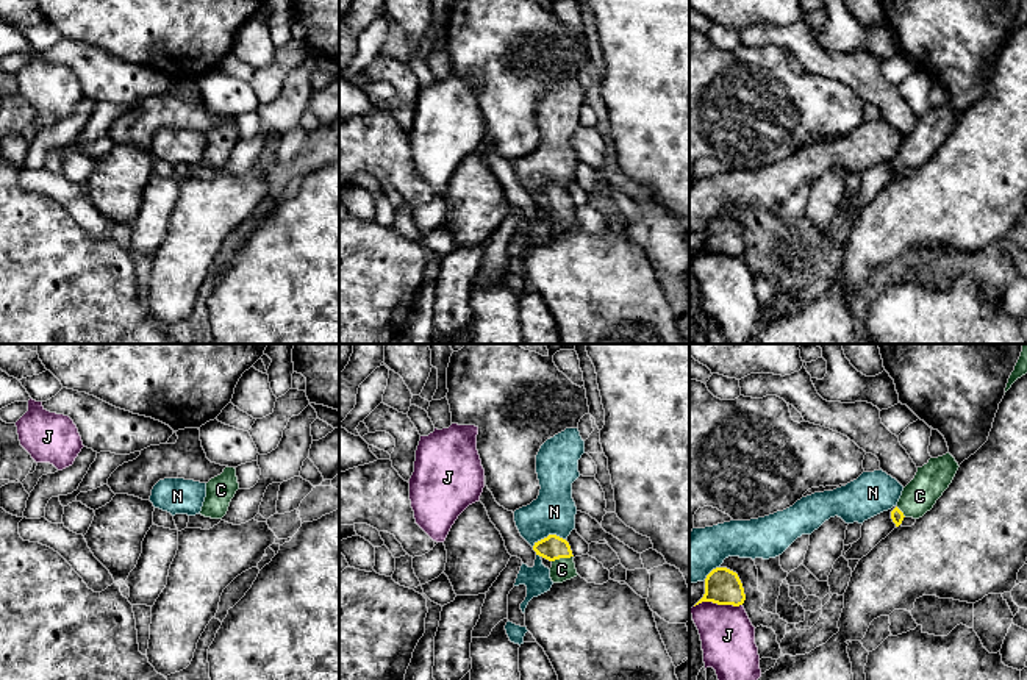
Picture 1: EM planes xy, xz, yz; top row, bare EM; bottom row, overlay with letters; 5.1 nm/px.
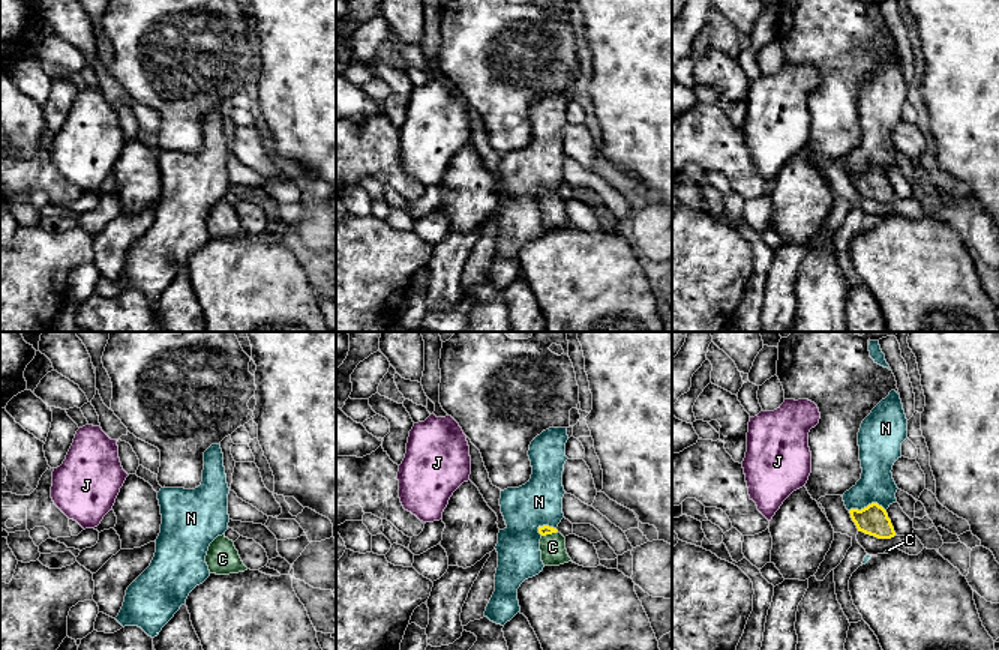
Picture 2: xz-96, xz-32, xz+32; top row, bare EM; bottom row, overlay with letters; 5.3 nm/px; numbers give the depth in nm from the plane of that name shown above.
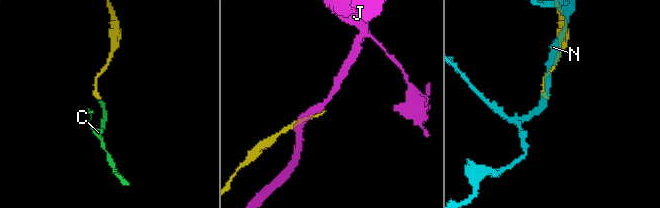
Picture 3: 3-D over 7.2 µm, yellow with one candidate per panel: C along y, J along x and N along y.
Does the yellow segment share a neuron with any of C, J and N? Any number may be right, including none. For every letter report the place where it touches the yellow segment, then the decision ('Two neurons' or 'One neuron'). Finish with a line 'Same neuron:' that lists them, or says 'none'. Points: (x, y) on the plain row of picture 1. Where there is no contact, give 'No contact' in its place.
C: Touches yellow at xz (561, 207). One neuron
J: Touches yellow at yz (718, 254). Two neurons
N: Touches yellow at xz (549, 185). Two neurons
Same neuron: C

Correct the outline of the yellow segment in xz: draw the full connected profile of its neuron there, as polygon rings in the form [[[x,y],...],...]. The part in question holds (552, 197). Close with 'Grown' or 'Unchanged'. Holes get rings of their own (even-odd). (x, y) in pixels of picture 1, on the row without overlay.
[[[549,184],[535,192],[533,200],[536,205],[552,213],[550,228],[553,233],[563,233],[578,225],[571,195],[566,189],[556,184]]]. Grown

